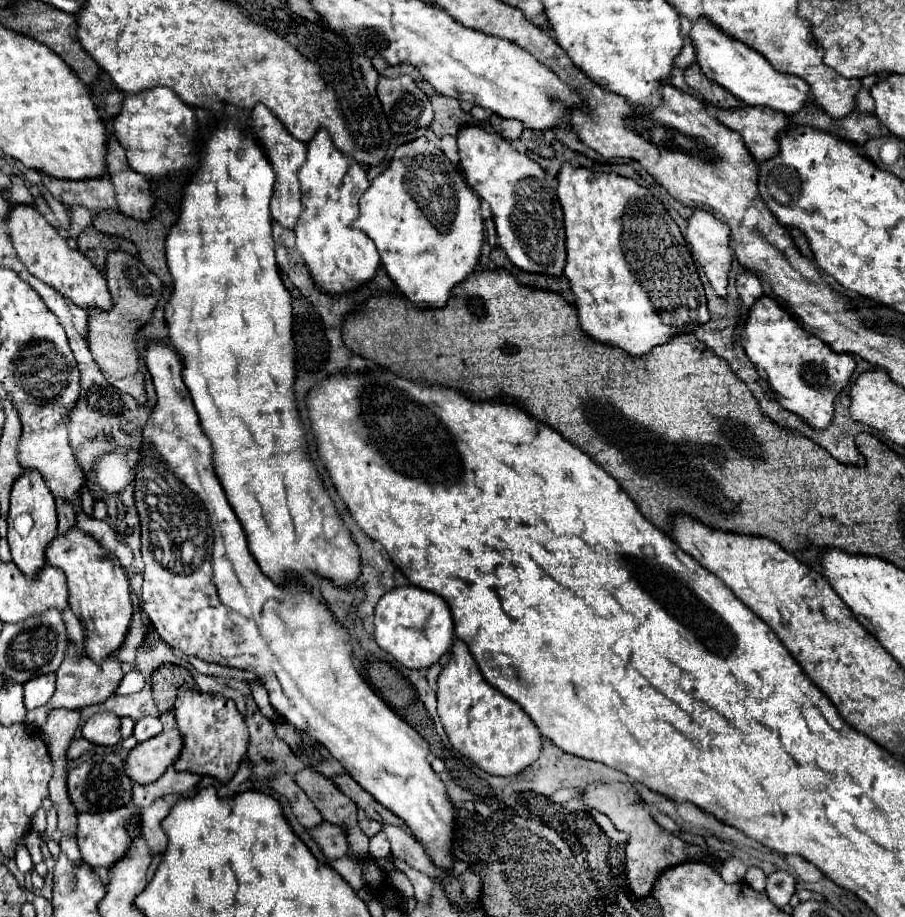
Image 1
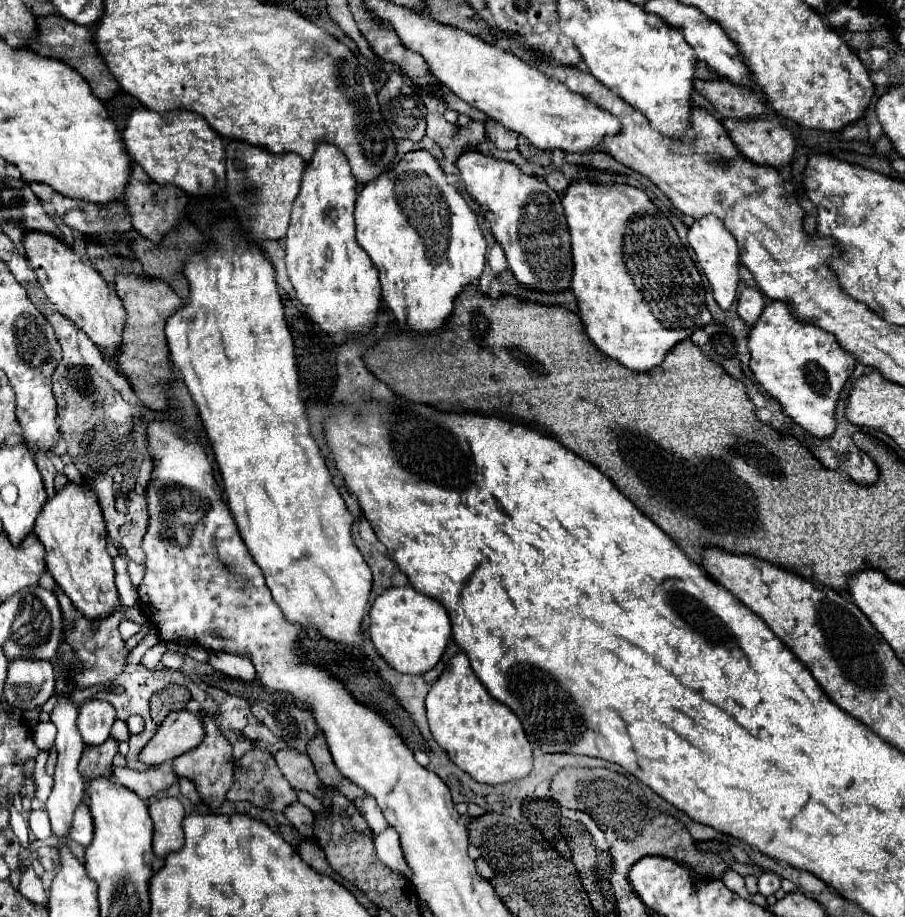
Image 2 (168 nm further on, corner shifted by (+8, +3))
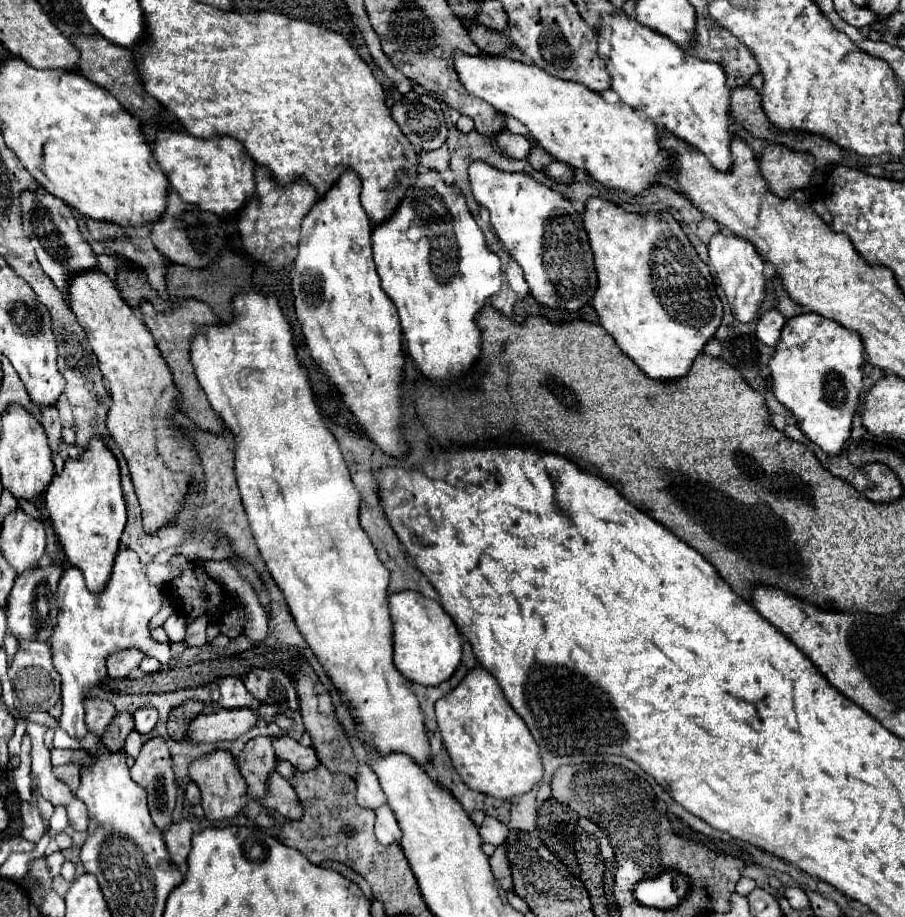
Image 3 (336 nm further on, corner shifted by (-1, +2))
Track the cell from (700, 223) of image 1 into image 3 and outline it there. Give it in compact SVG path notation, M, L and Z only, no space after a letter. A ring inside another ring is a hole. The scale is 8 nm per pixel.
M715 233L711 237L707 249L709 249L711 265L715 267L719 283L727 295L733 317L743 323L753 321L757 317L757 309L759 309L763 295L765 295L765 277L763 277L763 263L765 261L761 259L761 255L755 251L755 247L749 241L745 241L737 235Z

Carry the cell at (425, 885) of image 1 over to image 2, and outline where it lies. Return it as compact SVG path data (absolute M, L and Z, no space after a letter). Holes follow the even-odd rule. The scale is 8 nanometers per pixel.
M388 826L384 832L376 834L374 836L374 848L376 848L376 854L378 858L388 866L392 868L394 872L410 878L410 868L402 856L402 848L400 848L400 842L398 842L398 834L394 832L392 826Z

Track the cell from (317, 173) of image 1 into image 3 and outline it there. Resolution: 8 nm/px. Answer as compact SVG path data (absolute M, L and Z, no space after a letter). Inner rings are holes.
M345 169L305 215L291 281L295 311L311 357L339 387L361 429L385 453L403 455L407 451L399 431L403 335L397 309L381 289L375 271L369 245L371 219L359 201L359 193L361 177L353 169Z

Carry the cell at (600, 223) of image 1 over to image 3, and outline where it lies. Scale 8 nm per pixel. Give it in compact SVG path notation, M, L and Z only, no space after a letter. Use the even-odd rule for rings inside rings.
M591 197L581 213L595 259L597 289L591 305L599 315L601 327L615 339L617 347L651 379L679 379L687 375L697 353L715 335L721 325L723 305L715 293L715 283L709 267L699 259L681 225L667 209L655 215L627 213L619 205Z

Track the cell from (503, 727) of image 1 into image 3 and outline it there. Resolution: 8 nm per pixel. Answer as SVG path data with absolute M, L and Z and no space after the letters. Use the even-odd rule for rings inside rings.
M483 667L471 669L451 693L435 703L435 717L453 767L471 789L511 799L531 791L541 781L543 767L533 735Z

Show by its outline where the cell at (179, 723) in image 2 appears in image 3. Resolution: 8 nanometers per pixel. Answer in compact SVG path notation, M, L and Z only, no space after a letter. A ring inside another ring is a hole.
M219 709L197 715L187 729L189 743L215 743L237 739L255 725L257 713L249 709Z

